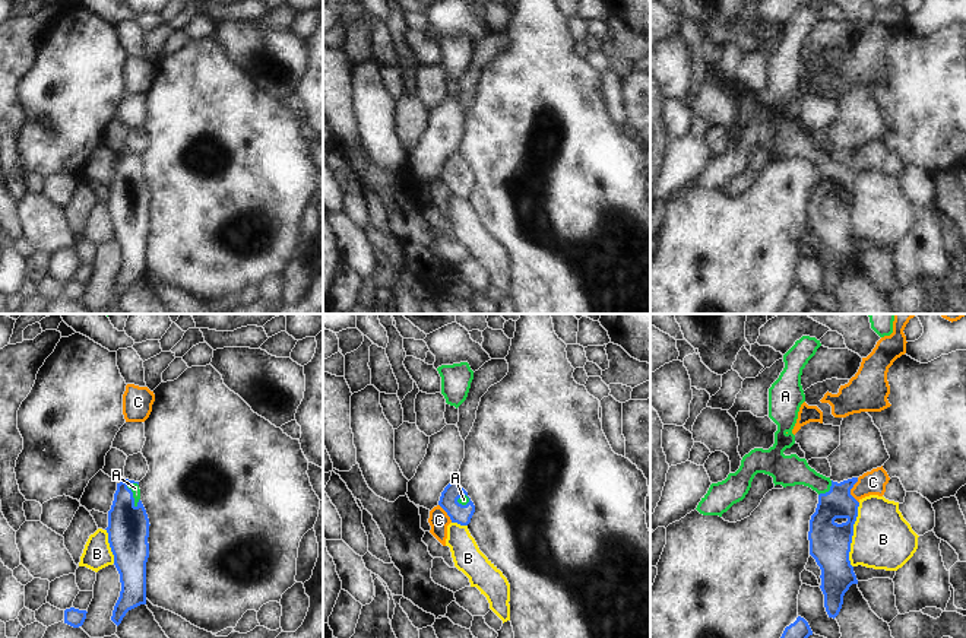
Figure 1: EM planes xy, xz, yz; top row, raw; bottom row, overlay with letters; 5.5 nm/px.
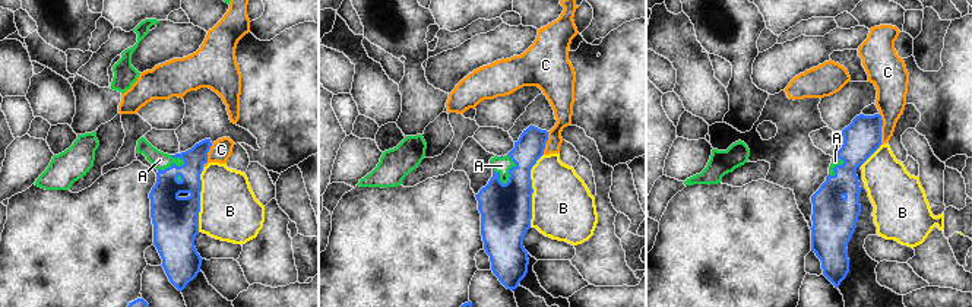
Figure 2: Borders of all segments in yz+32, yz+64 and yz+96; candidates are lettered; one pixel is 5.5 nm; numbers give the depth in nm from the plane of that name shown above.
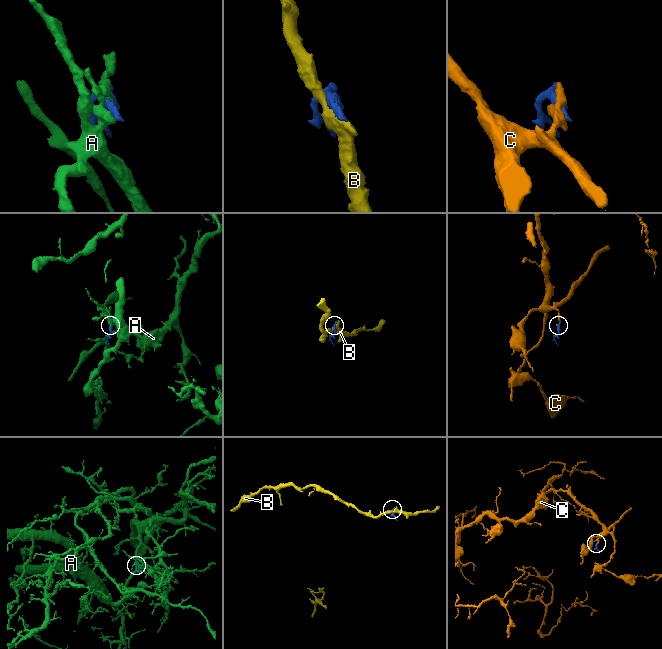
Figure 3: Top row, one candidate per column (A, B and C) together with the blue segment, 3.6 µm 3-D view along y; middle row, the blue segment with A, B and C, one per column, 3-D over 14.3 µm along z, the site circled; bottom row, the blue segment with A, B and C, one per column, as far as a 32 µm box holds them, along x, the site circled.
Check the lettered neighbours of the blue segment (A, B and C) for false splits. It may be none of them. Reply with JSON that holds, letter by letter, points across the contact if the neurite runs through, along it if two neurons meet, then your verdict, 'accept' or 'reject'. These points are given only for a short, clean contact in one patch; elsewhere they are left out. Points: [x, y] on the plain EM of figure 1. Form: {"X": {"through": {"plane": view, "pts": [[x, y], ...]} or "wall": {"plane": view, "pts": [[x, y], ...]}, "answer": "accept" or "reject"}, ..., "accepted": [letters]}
{"A": {"through": {"plane": "xy", "pts": [[127, 202], [132, 168], [135, 161]]}, "answer": "accept"}, "B": {"answer": "reject"}, "C": {"answer": "reject"}, "accepted": ["A"]}

